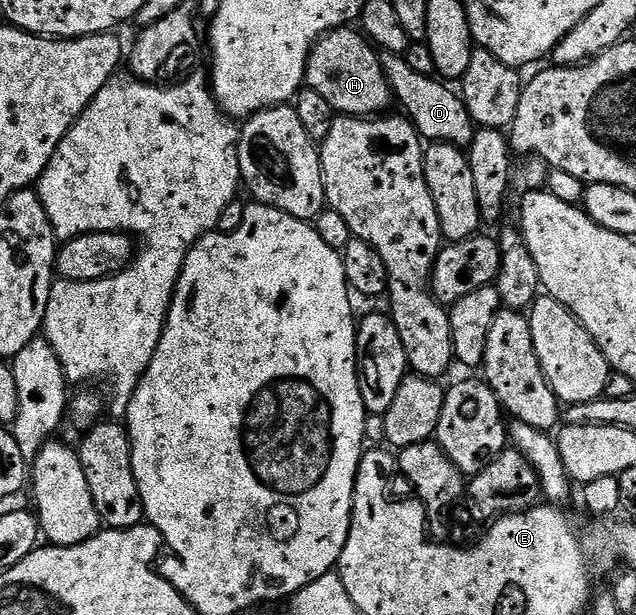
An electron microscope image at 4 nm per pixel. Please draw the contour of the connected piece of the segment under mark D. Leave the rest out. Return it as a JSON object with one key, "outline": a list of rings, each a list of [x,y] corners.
{"outline":[[[382,52],[380,59],[389,90],[393,93],[396,104],[398,106],[401,104],[406,109],[404,112],[408,120],[413,122],[413,126],[417,128],[417,134],[422,139],[429,143],[446,141],[462,147],[468,147],[472,143],[475,124],[471,114],[468,113],[462,94],[456,88],[448,89],[445,86],[448,84],[436,76],[428,77],[411,71],[411,67],[407,67],[404,56]]]}

